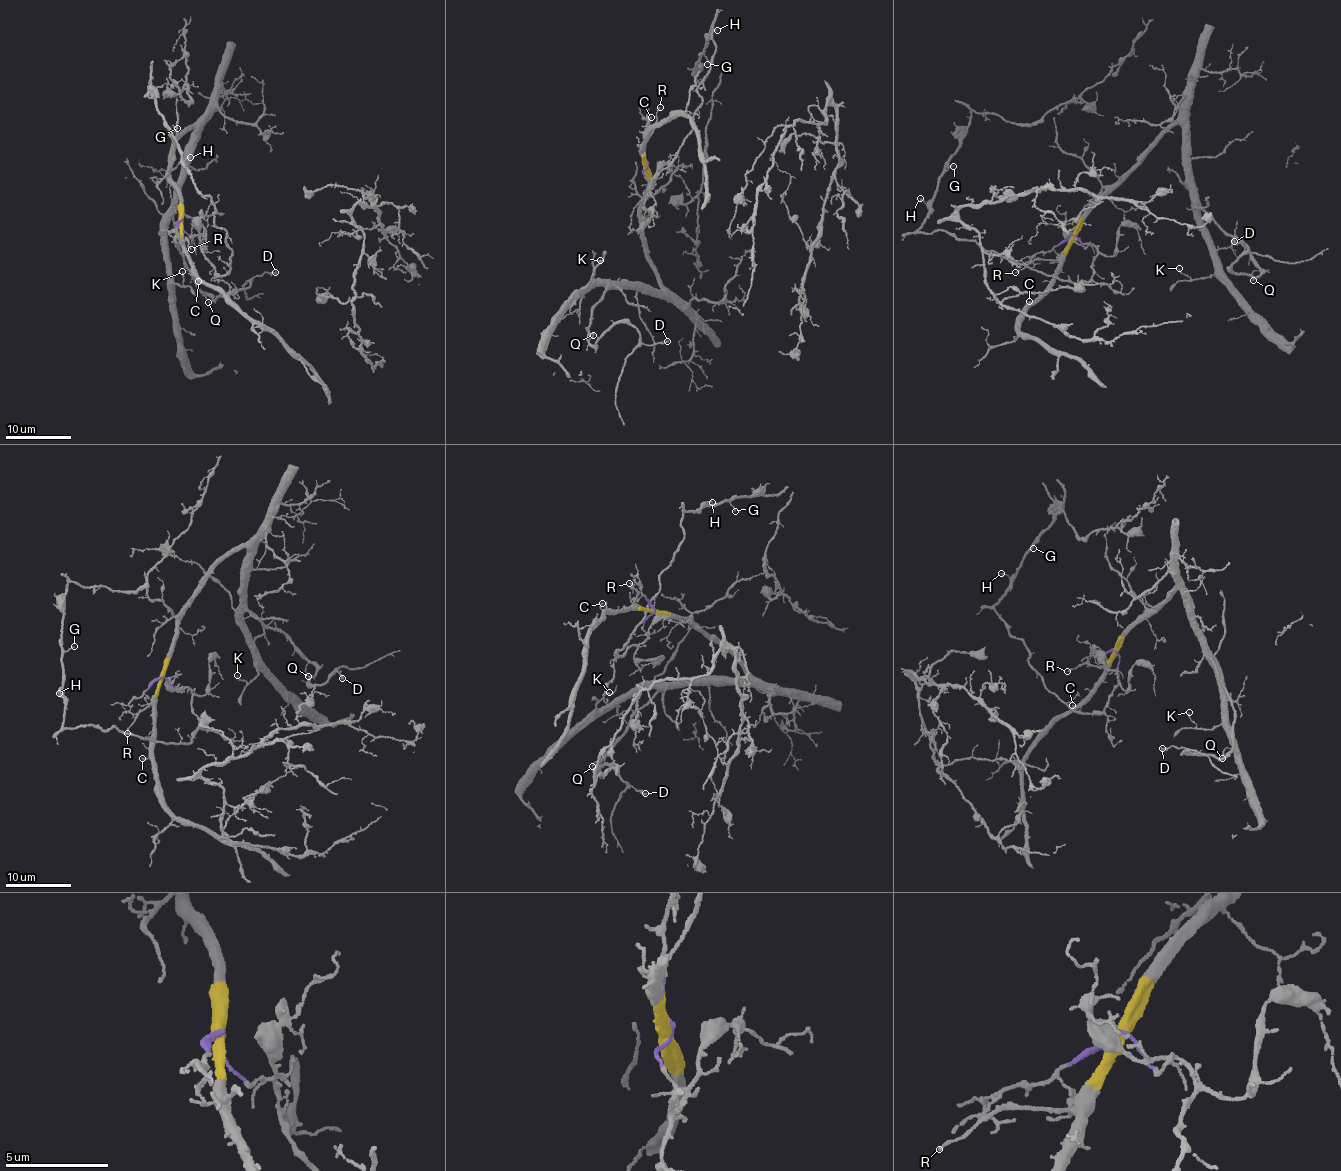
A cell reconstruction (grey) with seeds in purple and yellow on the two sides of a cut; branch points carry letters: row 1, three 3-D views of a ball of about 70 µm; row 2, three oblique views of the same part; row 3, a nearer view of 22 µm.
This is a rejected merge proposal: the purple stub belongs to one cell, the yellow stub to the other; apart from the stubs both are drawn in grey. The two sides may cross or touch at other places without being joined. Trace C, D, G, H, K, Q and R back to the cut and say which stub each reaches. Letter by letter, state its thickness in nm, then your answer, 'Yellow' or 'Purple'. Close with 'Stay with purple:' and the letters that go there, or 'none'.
C: Thickness 130 nm. Yellow
D: Thickness 180 nm. Yellow
G: Thickness 110 nm. Purple
H: Thickness 120 nm. Purple
K: Thickness 110 nm. Yellow
Q: Thickness 90 nm. Yellow
R: Thickness 120 nm. Yellow
Stay with purple: G, H

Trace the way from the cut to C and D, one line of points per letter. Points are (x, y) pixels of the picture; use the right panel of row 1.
C: (1072, 235), (1062, 268), (1051, 288), (1034, 303), (1029, 301)
D: (1072, 235), (1088, 204), (1179, 123), (1195, 203), (1245, 246), (1261, 273), (1230, 270), (1245, 248), (1234, 241)

